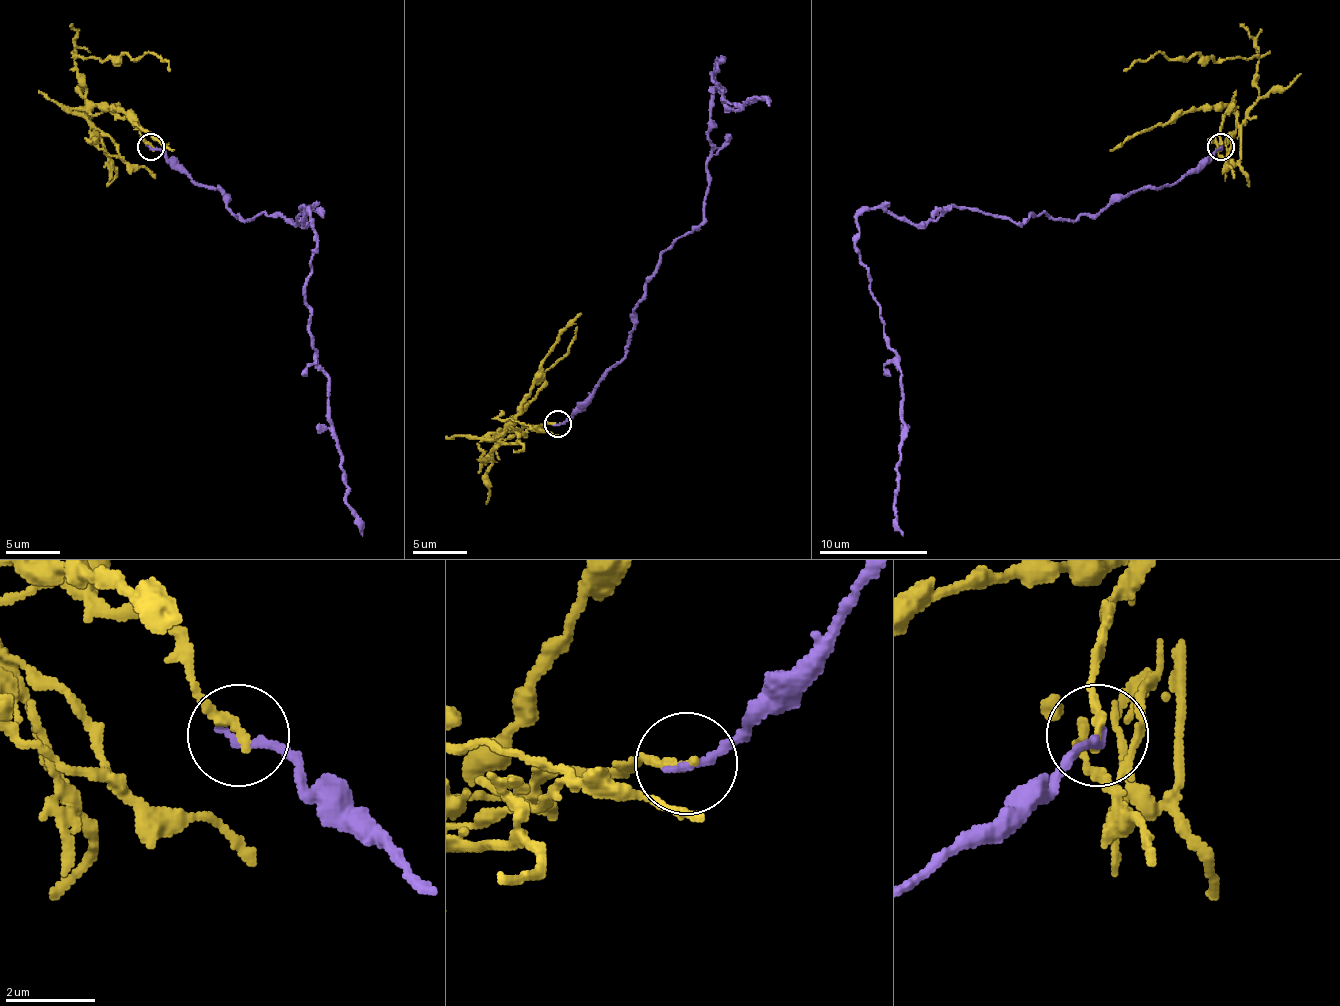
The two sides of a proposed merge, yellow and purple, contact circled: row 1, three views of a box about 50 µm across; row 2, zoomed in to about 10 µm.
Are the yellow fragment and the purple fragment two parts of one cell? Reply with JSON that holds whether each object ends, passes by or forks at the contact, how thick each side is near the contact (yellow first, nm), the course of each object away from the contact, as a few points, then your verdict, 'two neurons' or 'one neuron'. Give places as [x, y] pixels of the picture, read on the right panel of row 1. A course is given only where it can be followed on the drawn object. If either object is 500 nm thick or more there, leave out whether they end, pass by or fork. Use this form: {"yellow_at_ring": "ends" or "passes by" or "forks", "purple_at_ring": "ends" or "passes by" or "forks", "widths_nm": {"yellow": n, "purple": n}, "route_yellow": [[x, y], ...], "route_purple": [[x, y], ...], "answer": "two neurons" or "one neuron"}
{"yellow_at_ring": "ends", "purple_at_ring": "ends", "widths_nm": {"yellow": 200, "purple": 180}, "route_yellow": [[1220, 147], [1223, 118], [1234, 110], [1239, 123], [1258, 96], [1255, 58], [1217, 61], [1155, 53], [1123, 72]], "route_purple": [[1220, 147], [1074, 221], [965, 207], [857, 218], [900, 372], [903, 535]], "answer": "two neurons"}

